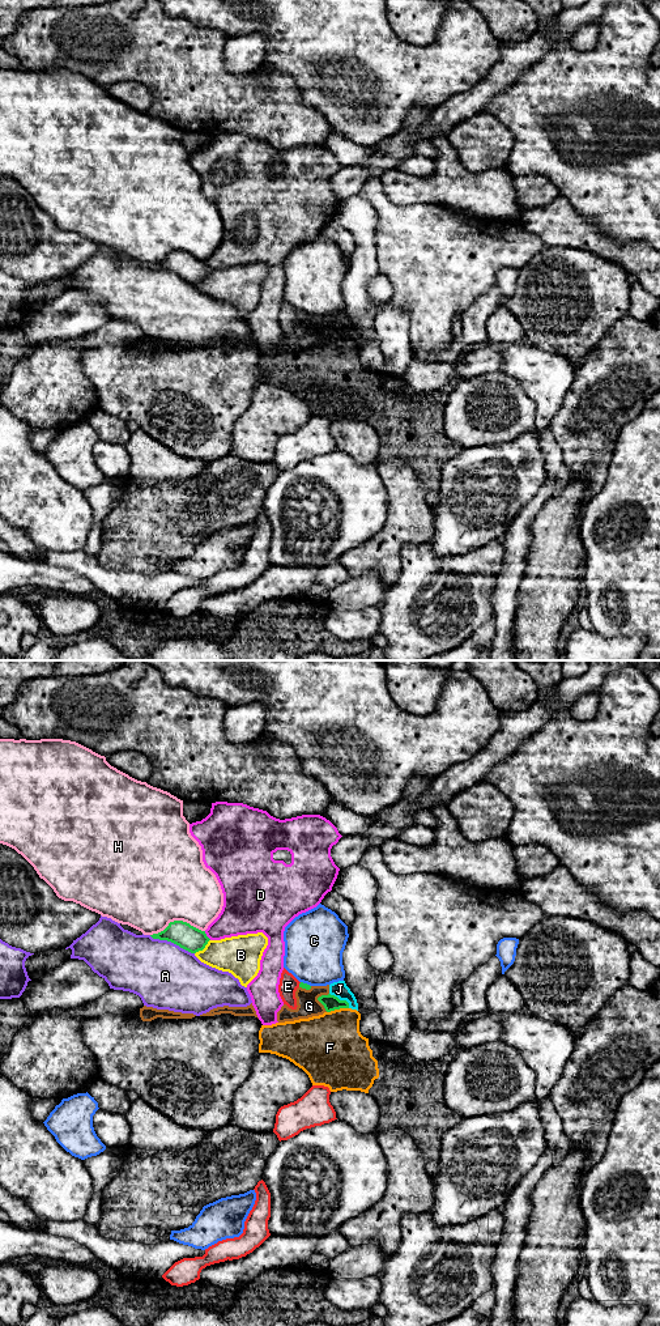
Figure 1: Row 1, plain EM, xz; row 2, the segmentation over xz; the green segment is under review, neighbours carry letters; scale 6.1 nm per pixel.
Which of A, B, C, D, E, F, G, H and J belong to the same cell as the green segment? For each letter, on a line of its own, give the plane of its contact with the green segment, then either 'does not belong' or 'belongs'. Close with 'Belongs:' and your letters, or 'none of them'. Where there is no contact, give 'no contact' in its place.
A: xz | does not belong
B: xz | does not belong
C: xz | does not belong
D: xz | does not belong
E: xz | does not belong
F: xz | does not belong
G: xz | does not belong
H: xz | does not belong
J: xz | does not belong
Belongs: none of them

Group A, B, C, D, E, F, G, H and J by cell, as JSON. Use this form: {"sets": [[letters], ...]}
{"sets": [["A"], ["B"], ["C"], ["D"], ["E"], ["F"], ["G", "J"], ["H"]]}

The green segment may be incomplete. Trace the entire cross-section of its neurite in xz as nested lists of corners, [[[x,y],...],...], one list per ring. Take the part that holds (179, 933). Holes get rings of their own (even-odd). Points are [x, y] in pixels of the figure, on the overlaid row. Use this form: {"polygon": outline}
{"polygon": [[[183,921],[170,922],[163,931],[150,936],[153,939],[171,942],[191,953],[203,951],[210,940],[205,931],[201,931]]]}

